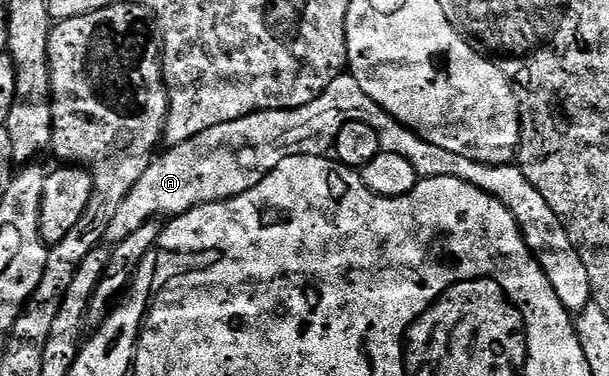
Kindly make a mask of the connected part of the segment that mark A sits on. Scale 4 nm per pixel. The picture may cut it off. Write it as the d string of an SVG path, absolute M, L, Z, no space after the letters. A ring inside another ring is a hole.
M348 72L331 80L329 87L318 98L311 100L311 104L303 104L303 108L260 110L246 118L207 128L207 132L199 132L199 136L183 144L168 147L164 151L165 155L162 153L154 157L147 172L143 172L143 176L139 178L139 184L135 184L135 188L131 188L131 192L121 201L119 212L115 212L115 220L111 220L105 238L116 244L148 222L168 220L176 215L186 214L196 206L225 202L239 196L255 188L259 180L263 180L291 156L324 155L332 147L339 128L343 128L343 124L348 122L371 124L371 128L379 132L382 151L409 160L418 179L458 178L498 198L515 216L525 243L537 255L537 262L545 270L564 306L571 312L580 312L590 305L593 296L591 276L587 276L587 268L583 268L583 260L573 247L571 236L565 231L559 216L551 212L551 204L547 204L547 200L539 196L531 180L523 176L520 166L488 166L479 160L467 160L467 156L458 156L455 152L447 152L447 148L439 148L439 144L423 140L423 136L407 128L402 122L395 120L395 116L375 104L375 100L371 100L371 96L367 96L367 92L359 88L359 80L355 80Z

